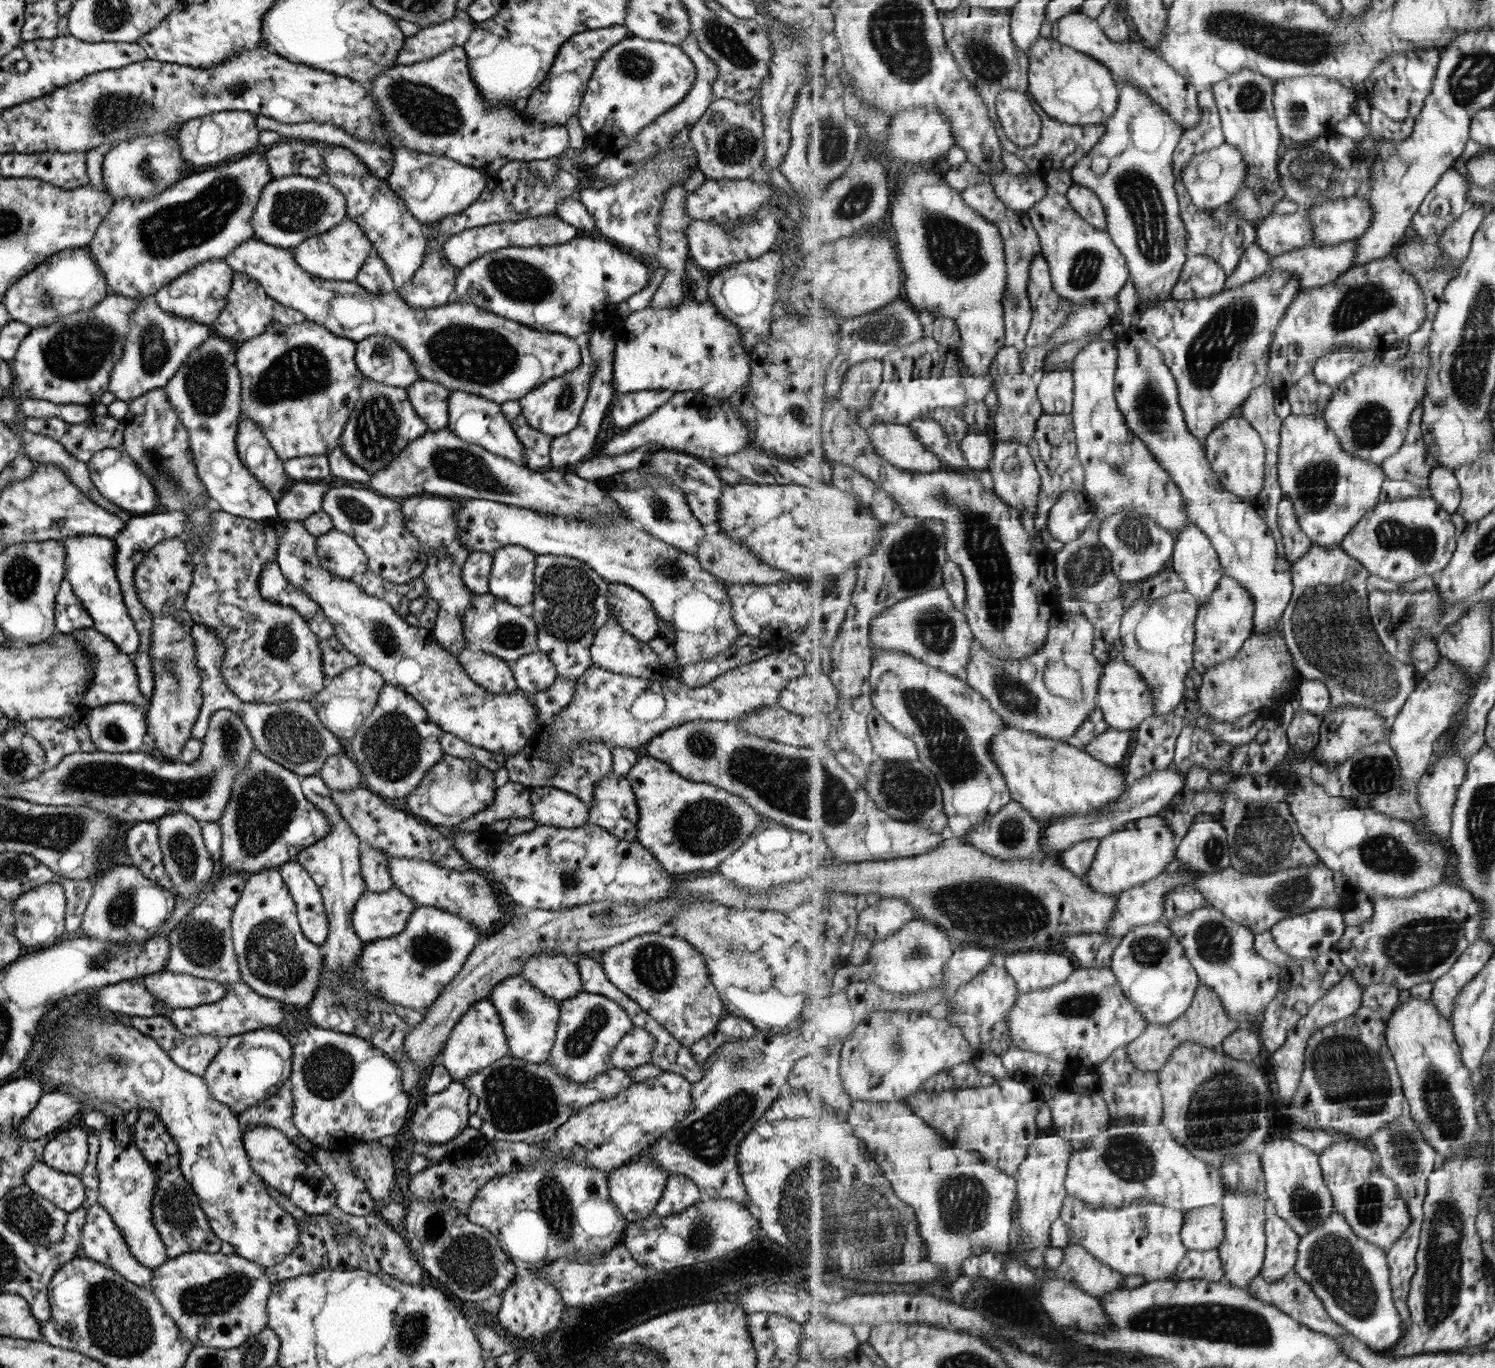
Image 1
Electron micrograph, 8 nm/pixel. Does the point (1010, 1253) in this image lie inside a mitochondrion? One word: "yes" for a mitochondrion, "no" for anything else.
no

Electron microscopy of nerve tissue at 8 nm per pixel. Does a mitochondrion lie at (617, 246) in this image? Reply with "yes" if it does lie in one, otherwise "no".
no

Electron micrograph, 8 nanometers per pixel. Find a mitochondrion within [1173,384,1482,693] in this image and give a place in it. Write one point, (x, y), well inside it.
(1394, 534)

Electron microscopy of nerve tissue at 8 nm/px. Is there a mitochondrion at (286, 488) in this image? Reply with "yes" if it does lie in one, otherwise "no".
no

